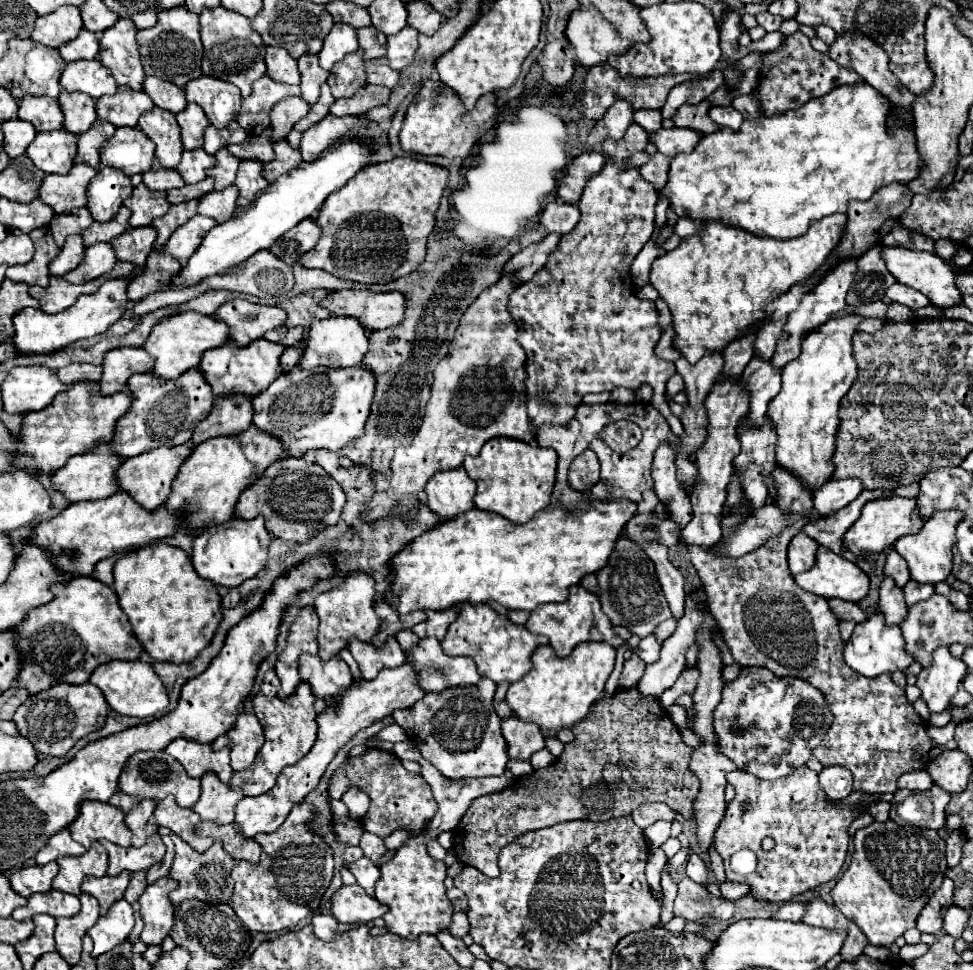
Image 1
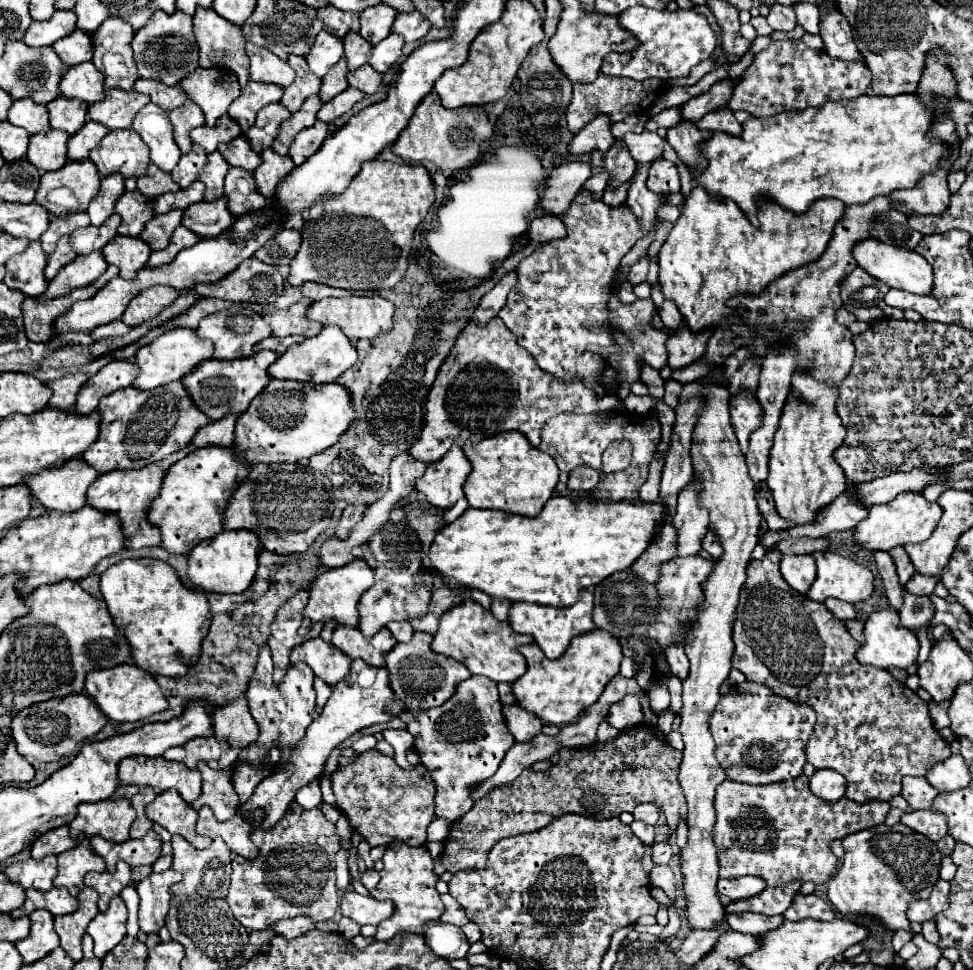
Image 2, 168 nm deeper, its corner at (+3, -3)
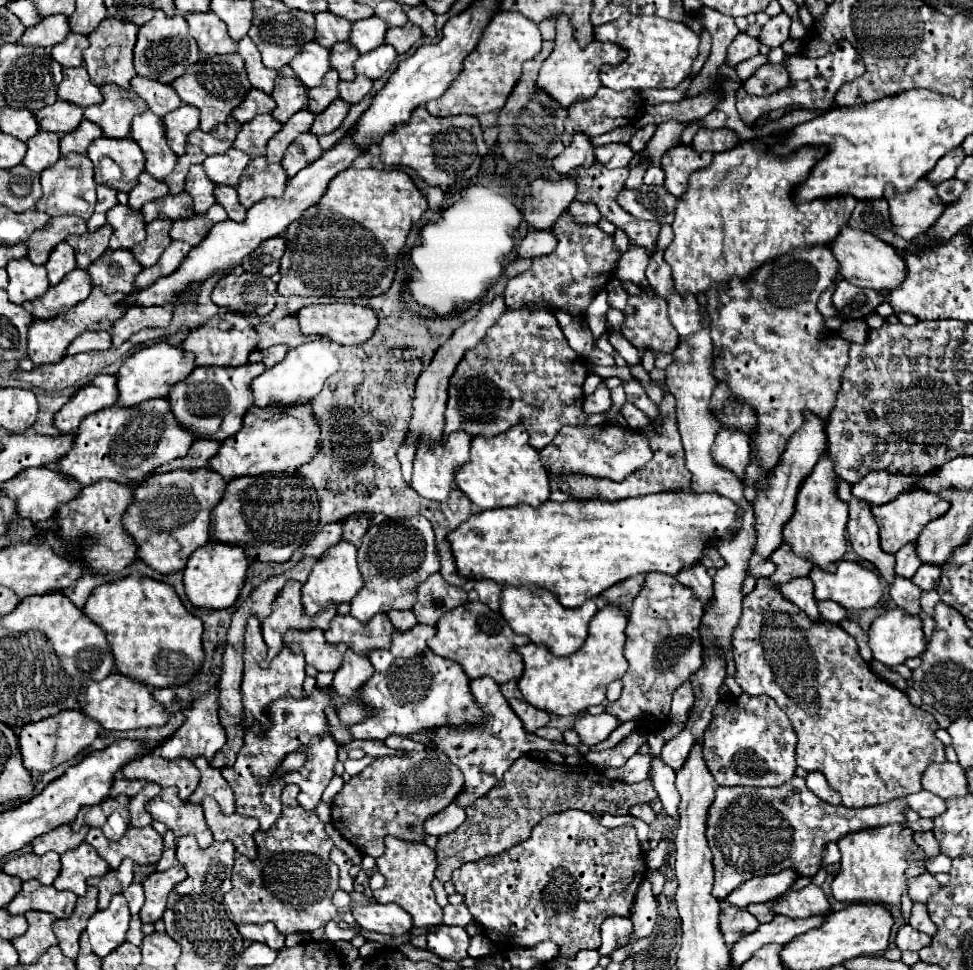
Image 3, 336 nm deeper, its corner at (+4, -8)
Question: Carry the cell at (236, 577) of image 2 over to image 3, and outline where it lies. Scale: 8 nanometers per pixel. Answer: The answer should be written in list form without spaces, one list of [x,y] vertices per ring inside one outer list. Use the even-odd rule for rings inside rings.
[[[210,540],[206,546],[192,552],[184,568],[184,590],[190,604],[196,608],[206,608],[206,610],[230,608],[244,586],[248,564],[250,562],[240,546],[222,544],[216,540]]]

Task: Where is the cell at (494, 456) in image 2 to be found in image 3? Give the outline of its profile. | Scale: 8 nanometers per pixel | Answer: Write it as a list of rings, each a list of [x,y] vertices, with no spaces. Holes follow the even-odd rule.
[[[514,426],[500,436],[484,438],[476,436],[470,448],[470,460],[456,470],[458,488],[480,510],[504,508],[504,506],[540,506],[550,498],[550,478],[538,452],[528,444],[528,432],[524,426]]]

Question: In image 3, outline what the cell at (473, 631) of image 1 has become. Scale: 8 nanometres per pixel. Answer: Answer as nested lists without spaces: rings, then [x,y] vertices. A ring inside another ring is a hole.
[[[480,600],[466,602],[448,614],[440,618],[436,624],[436,636],[428,642],[430,650],[436,652],[442,658],[450,658],[458,664],[462,664],[464,672],[470,678],[480,678],[480,676],[490,676],[494,682],[504,684],[508,680],[518,680],[524,672],[524,662],[522,656],[516,652],[516,646],[528,644],[528,636],[520,636],[512,632],[508,622],[502,618],[500,612],[492,612],[486,604]]]

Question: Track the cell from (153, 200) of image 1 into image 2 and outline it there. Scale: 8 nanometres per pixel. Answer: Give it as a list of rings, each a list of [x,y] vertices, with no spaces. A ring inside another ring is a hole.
[[[137,189],[127,191],[121,195],[121,199],[115,203],[115,213],[123,217],[119,225],[119,235],[137,237],[145,223],[153,219],[153,199],[147,195],[141,195]]]

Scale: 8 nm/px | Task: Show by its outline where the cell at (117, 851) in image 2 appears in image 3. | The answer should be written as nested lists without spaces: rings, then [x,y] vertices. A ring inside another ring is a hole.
[[[128,826],[126,834],[116,842],[108,840],[100,828],[90,828],[86,842],[96,848],[110,868],[120,866],[124,858],[132,858],[136,864],[156,864],[164,850],[162,836],[152,826]]]

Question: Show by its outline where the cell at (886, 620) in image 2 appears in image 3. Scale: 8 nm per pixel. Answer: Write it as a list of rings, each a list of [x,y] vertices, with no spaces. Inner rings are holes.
[[[900,608],[876,618],[868,636],[874,660],[886,666],[904,664],[906,658],[920,656],[926,648],[922,620],[918,616],[908,616],[908,612],[900,612]]]

